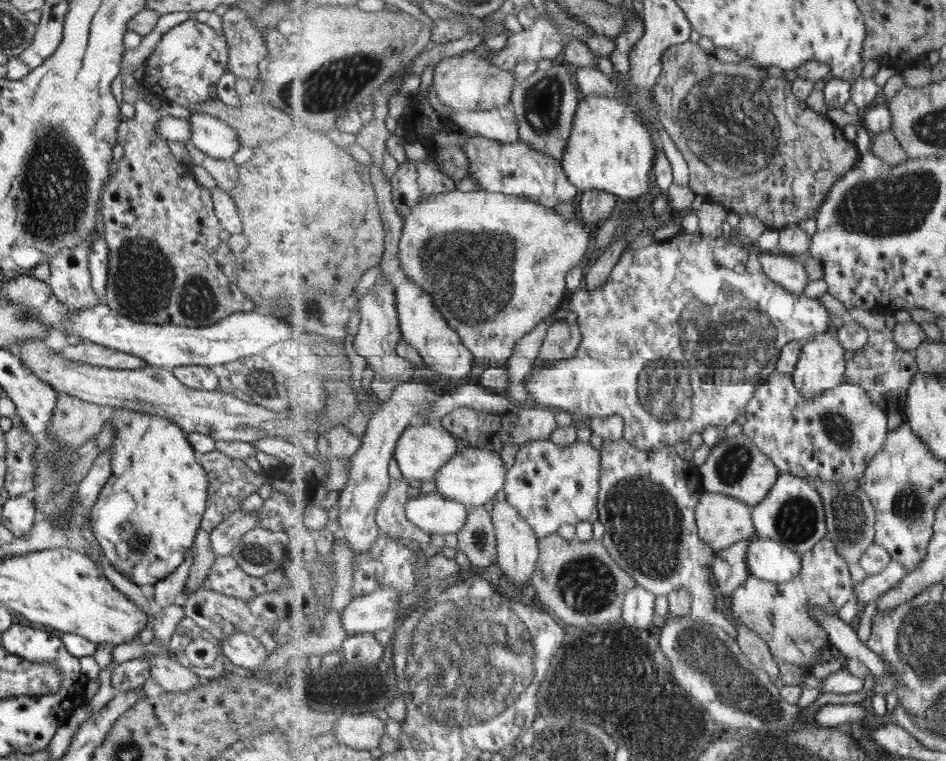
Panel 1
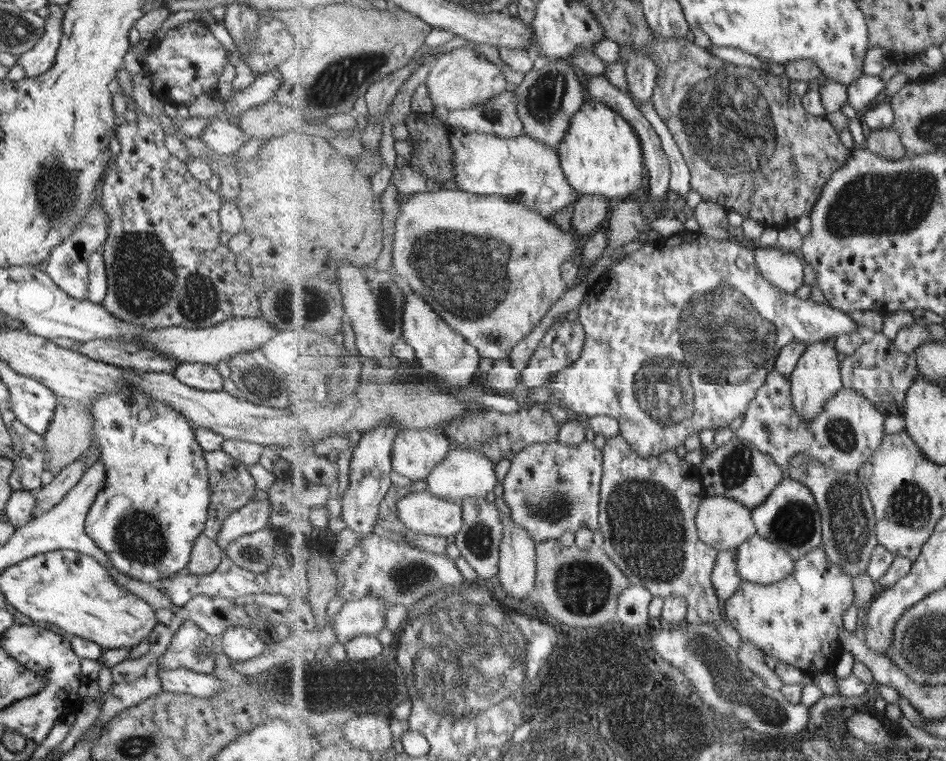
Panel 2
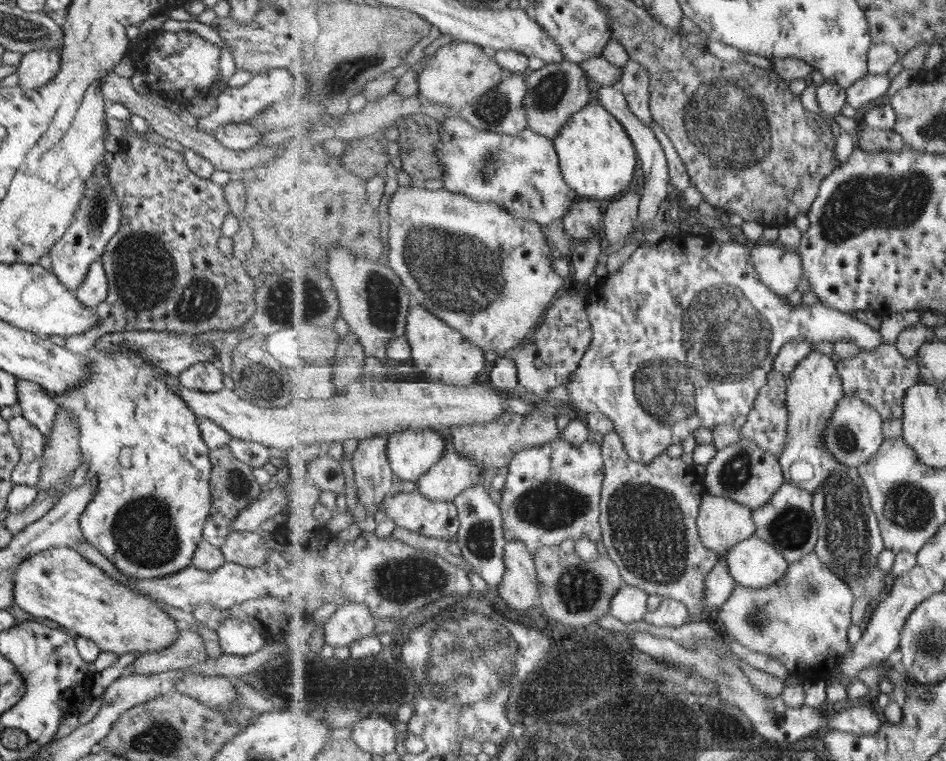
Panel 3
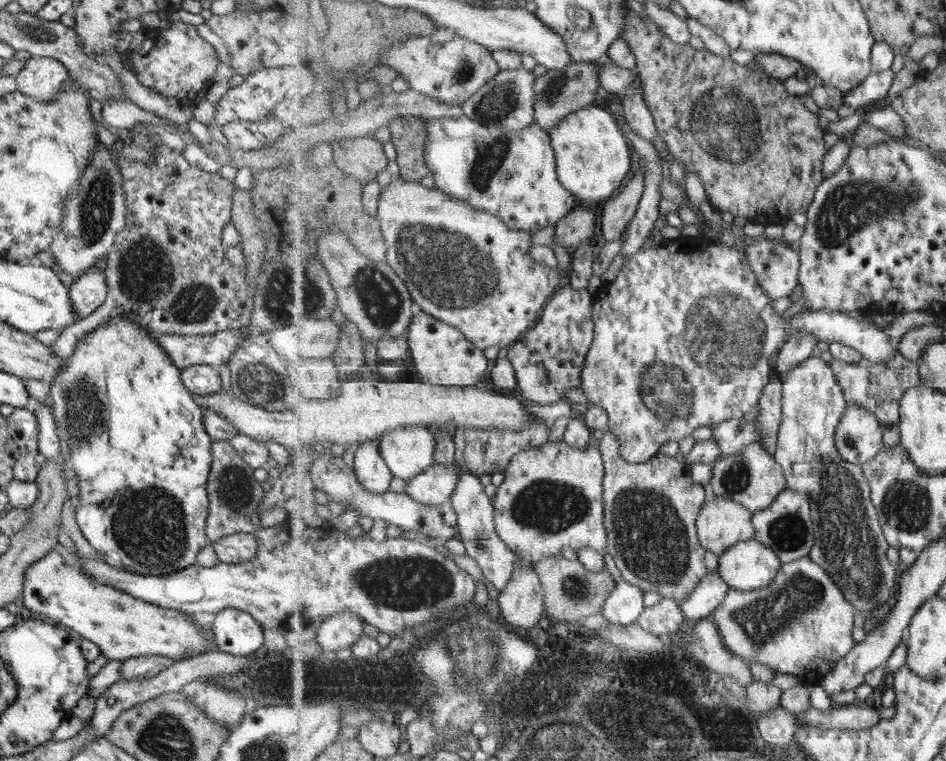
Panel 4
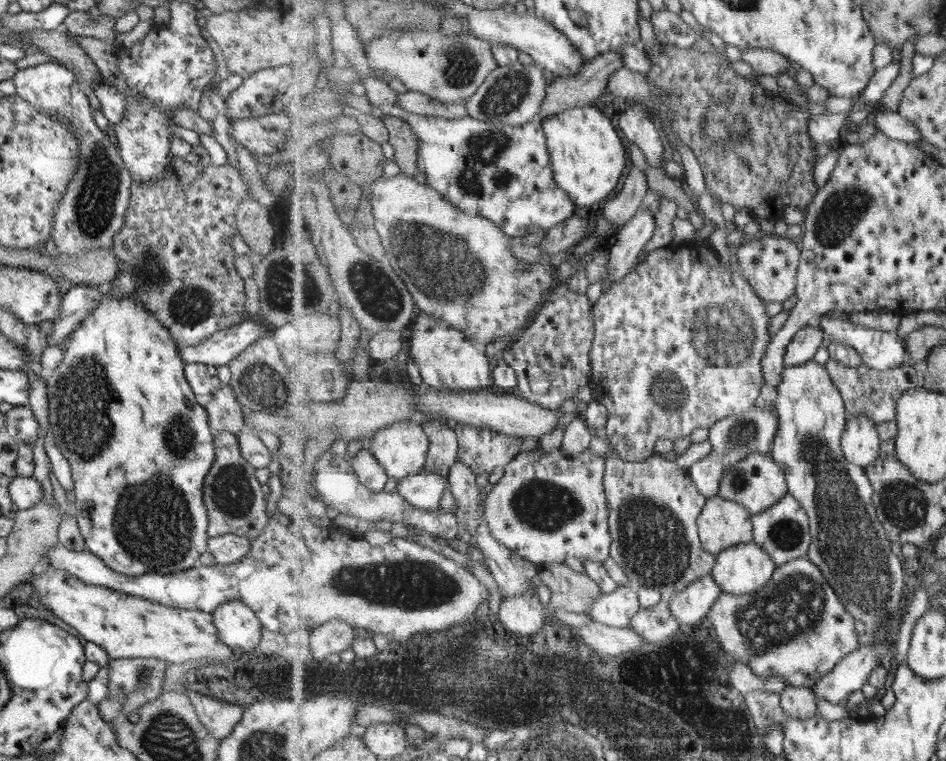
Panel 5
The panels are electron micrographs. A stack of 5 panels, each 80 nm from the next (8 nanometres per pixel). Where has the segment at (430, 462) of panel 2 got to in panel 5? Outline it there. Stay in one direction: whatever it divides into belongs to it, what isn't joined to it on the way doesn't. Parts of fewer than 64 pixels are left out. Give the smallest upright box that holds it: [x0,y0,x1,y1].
[367,419,431,479]

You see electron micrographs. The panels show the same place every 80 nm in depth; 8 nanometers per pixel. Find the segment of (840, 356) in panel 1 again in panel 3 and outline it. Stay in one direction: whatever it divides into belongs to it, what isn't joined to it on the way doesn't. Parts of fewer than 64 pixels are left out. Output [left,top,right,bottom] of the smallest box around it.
[779,347,894,610]

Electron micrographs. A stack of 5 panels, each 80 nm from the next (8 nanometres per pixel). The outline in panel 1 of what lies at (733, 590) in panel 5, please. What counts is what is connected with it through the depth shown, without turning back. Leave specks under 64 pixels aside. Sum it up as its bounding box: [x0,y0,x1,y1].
[747,536,803,582]

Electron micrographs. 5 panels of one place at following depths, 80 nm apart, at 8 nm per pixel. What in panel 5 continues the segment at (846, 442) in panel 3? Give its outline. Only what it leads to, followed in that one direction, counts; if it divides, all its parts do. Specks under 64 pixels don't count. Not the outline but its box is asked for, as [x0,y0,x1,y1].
[841,415,882,468]

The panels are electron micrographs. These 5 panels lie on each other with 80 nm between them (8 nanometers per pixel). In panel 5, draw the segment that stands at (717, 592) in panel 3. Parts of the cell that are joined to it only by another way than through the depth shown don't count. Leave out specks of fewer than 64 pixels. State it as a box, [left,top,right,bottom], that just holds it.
[665,574,724,625]

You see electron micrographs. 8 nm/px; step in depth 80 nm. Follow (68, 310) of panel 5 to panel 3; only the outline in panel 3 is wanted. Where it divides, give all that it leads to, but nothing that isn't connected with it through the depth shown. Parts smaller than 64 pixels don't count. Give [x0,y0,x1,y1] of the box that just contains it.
[72,258,107,309]

